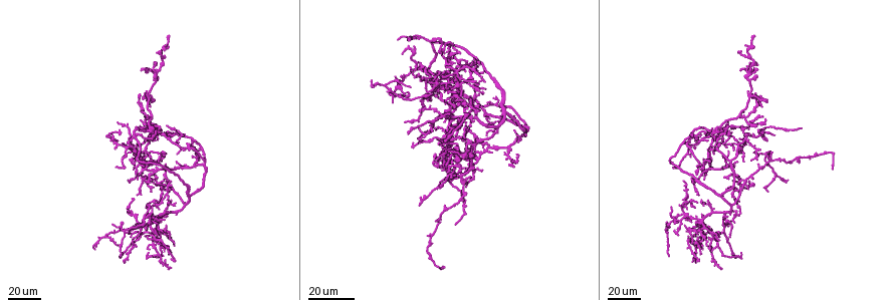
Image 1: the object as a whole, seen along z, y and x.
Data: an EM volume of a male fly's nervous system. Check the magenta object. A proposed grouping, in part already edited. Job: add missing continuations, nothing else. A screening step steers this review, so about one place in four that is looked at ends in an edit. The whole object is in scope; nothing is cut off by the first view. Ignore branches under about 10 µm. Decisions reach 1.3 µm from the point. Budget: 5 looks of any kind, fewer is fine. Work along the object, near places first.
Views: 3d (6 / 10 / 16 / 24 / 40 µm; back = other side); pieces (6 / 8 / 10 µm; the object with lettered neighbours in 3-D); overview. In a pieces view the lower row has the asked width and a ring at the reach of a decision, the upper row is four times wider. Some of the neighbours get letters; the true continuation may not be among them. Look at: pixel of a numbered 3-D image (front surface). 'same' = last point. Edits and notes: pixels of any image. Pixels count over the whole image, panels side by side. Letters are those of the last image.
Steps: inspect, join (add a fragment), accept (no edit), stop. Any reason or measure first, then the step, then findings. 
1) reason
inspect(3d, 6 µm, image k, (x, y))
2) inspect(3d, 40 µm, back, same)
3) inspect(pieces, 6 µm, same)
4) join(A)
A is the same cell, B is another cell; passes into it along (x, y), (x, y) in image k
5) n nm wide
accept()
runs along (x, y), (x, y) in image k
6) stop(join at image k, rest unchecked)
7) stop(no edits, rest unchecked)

free end
inspect(3d, 40 µm, image 1, (155, 141))

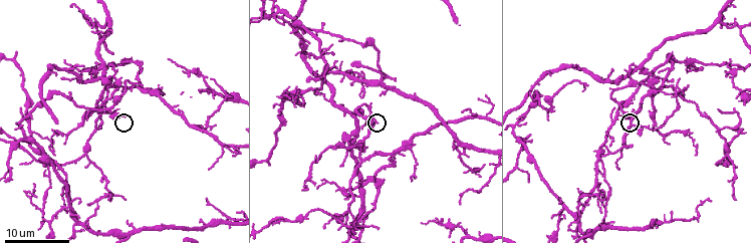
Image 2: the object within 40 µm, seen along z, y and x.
inspect(pieces, 8 µm, image 2, (629, 115))

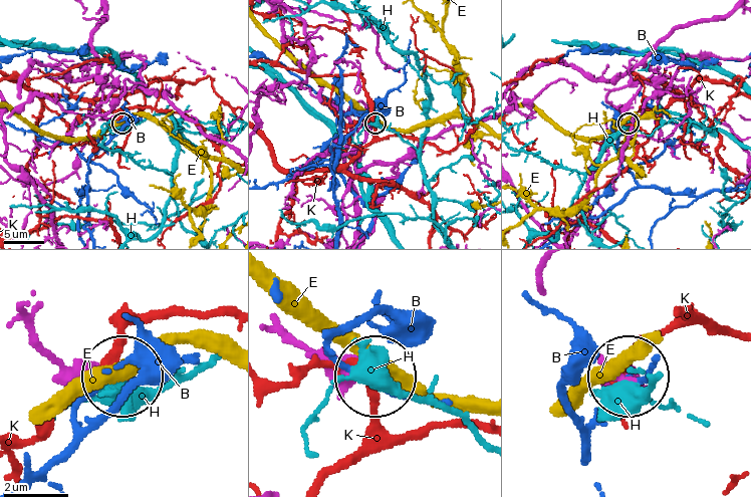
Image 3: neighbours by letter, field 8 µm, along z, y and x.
accept()
B, E, H and K are other cells; none of them fits

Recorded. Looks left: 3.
inspect(3d, 24 µm, image 1, (408, 93))

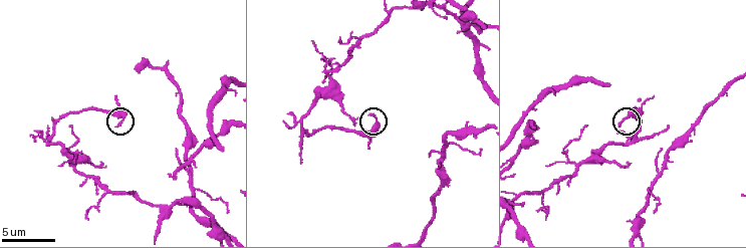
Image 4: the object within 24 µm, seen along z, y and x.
inspect(pieces, 6 µm, image 4, (368, 114))

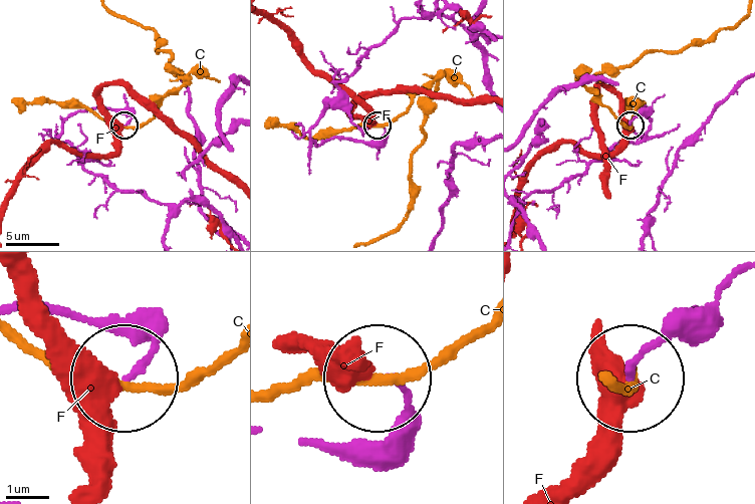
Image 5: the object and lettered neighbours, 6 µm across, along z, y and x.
150 nm wide
accept()
C and F are other cells; runs along (342, 78), (312, 139), (375, 141), (383, 133), (376, 124) in image 5; no lettered fragment goes on from it

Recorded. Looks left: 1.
stop(no edits, rest unchecked)

